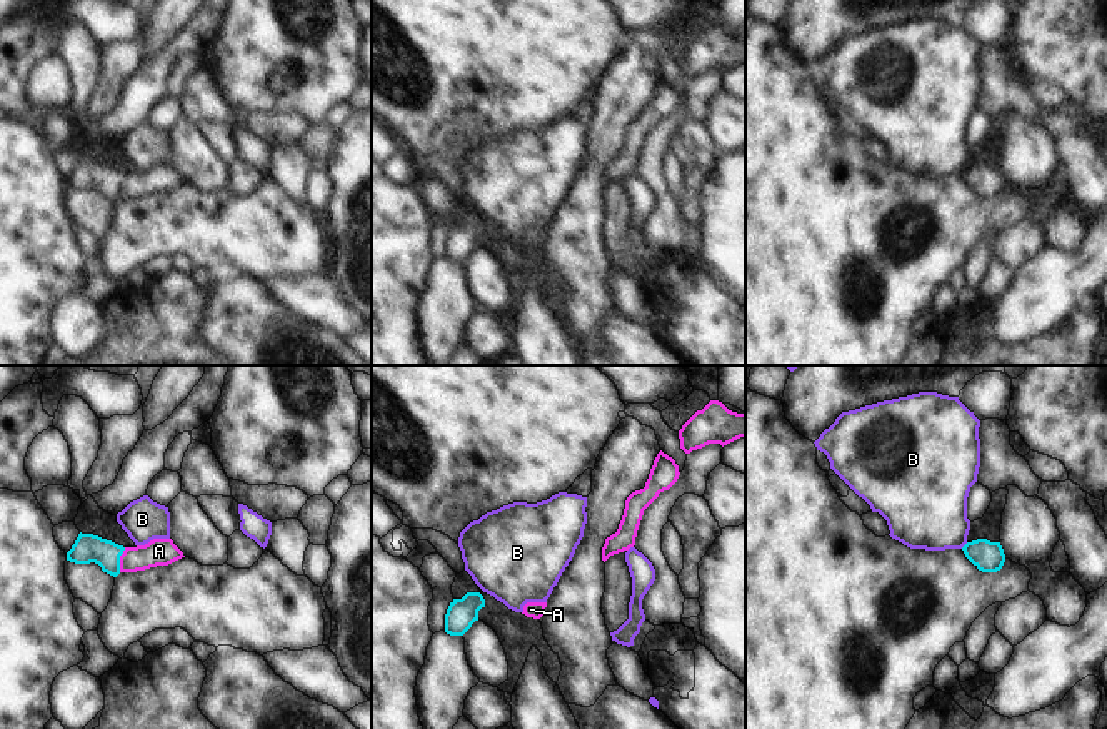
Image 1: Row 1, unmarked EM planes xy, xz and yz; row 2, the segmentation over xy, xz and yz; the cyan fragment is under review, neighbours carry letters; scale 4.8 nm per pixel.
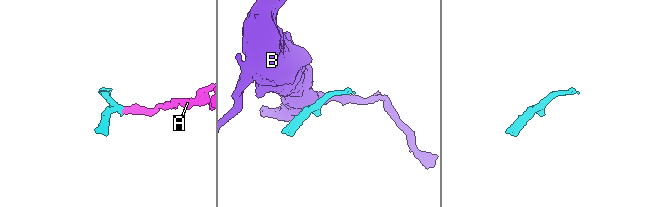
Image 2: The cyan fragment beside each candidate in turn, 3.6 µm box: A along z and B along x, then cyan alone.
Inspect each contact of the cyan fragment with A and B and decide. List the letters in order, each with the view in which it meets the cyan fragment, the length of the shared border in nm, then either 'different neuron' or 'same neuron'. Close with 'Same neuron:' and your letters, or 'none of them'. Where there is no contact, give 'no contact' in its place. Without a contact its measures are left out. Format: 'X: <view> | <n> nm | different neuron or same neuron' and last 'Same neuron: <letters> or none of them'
A: xy | 120 nm | same neuron
B: yz | 50 nm | different neuron
Same neuron: A

